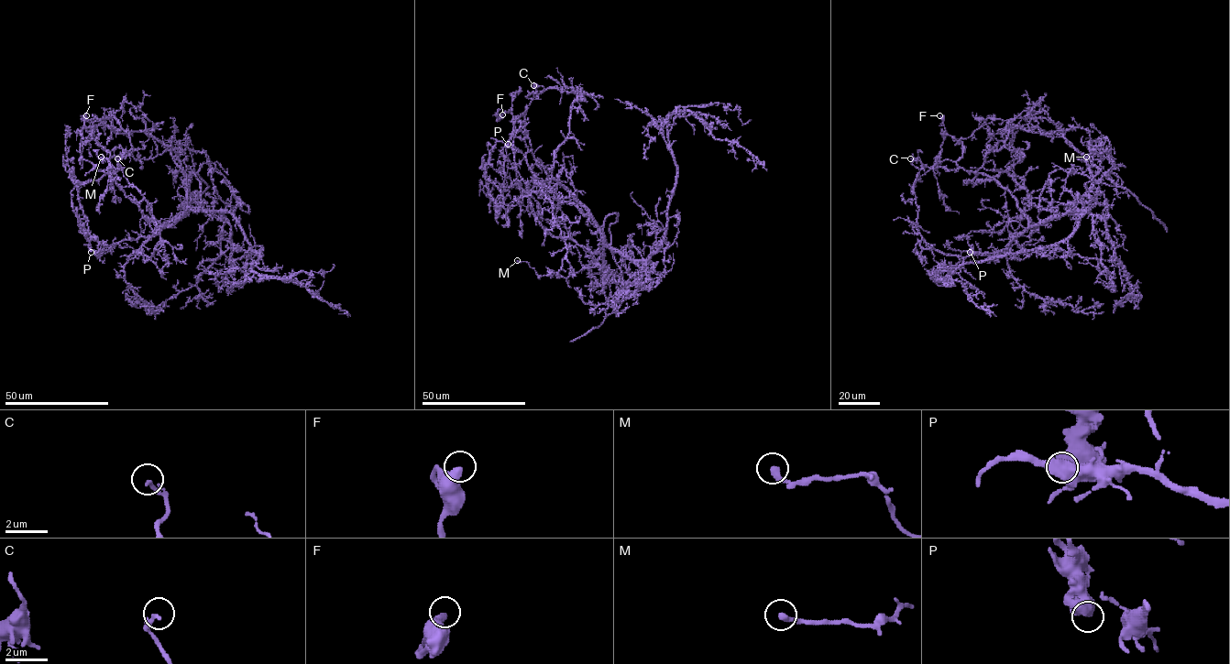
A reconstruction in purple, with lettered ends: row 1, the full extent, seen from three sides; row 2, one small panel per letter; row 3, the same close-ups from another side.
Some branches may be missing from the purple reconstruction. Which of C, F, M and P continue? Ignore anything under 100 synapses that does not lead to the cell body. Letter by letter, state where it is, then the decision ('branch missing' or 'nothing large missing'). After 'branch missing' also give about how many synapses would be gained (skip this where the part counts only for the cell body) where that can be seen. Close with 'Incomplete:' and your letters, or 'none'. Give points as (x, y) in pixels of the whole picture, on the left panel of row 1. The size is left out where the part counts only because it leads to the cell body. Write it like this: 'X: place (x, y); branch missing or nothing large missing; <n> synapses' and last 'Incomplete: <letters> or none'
C: place (117, 158); nothing large missing
F: place (86, 115); nothing large missing
M: place (101, 157); nothing large missing
P: place (91, 252); nothing large missing
Incomplete: none

